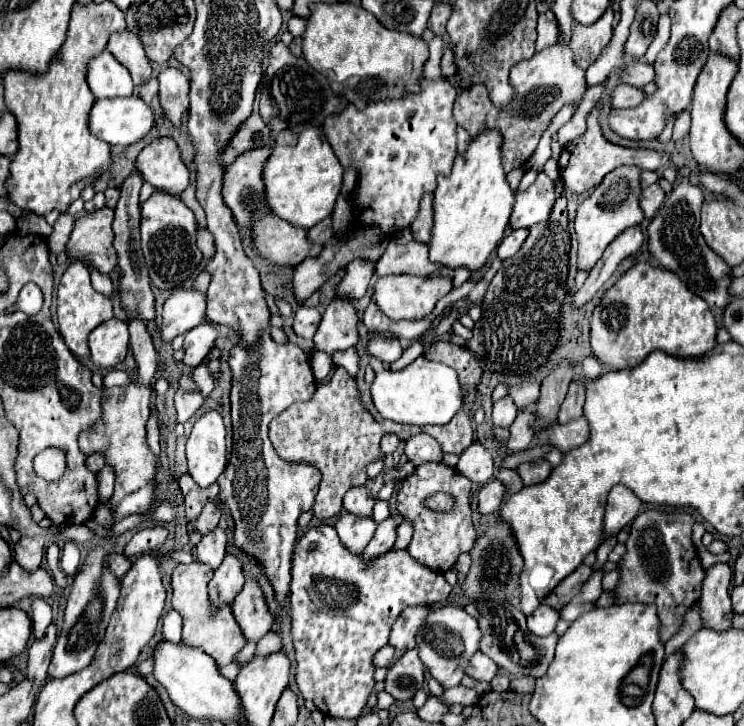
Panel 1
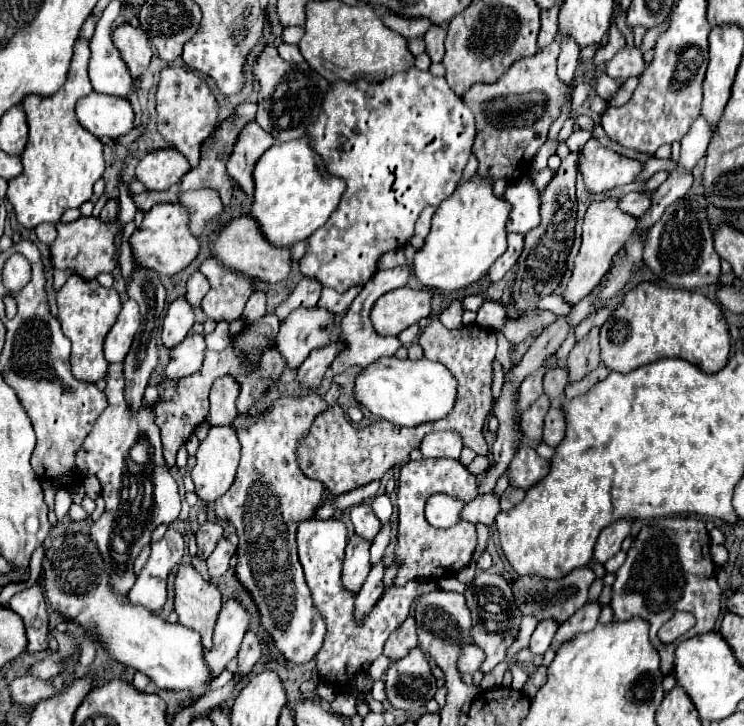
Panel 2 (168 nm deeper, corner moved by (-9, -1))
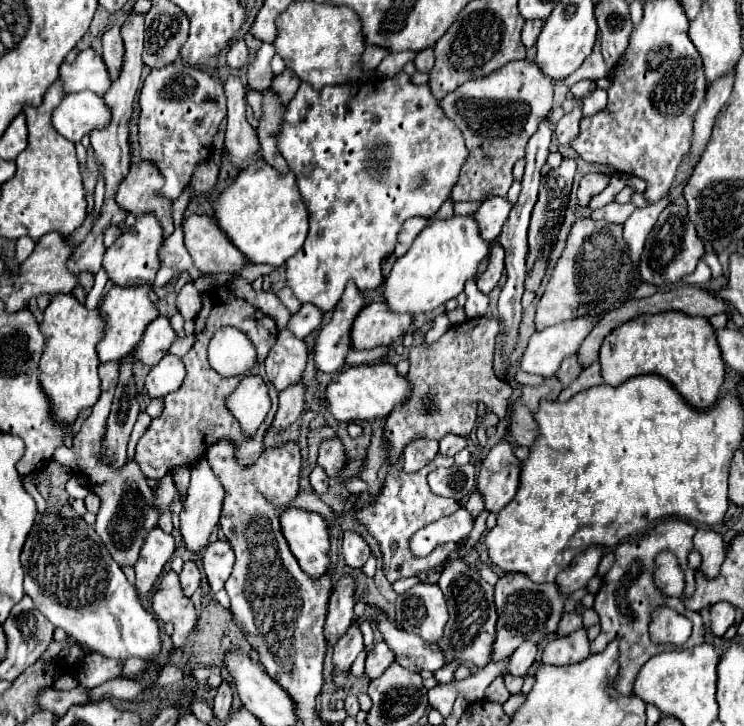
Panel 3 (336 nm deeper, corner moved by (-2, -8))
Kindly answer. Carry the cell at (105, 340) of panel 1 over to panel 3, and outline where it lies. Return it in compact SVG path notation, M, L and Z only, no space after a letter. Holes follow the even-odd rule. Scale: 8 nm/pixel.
M112 286L110 292L104 296L98 310L104 316L104 336L96 346L100 362L120 360L120 358L128 356L134 350L134 346L140 342L146 326L158 316L158 308L148 298L148 288L146 286L138 286L138 288Z

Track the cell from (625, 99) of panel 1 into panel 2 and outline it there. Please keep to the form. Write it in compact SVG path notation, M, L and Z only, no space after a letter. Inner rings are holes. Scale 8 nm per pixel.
M599 75L599 77L597 77L597 87L595 87L595 89L597 89L597 95L599 95L603 101L609 103L623 87L619 87L609 75Z

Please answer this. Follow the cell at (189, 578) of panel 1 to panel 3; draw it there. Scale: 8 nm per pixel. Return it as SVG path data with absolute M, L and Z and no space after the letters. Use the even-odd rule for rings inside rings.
M174 570L166 572L152 596L152 608L158 620L172 622L174 634L172 642L176 648L182 648L196 624L196 612L190 598L182 594L178 574Z

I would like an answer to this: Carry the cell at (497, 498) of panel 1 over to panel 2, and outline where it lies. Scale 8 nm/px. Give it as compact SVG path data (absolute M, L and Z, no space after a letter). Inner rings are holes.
M495 491L491 493L485 493L485 495L479 495L475 497L473 501L469 501L463 509L463 521L469 521L469 523L483 523L483 525L493 525L497 513L501 511L499 507L499 495Z

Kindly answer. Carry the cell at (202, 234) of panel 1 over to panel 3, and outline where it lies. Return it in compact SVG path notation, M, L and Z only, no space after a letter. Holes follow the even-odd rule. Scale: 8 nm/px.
M144 160L132 162L128 174L122 178L116 190L116 202L128 214L142 216L142 214L156 214L162 226L164 238L174 232L172 222L172 200L166 200L158 194L162 188L164 178L160 170Z

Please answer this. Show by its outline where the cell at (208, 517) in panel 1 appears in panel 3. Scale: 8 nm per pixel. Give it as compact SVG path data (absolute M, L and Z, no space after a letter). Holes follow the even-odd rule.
M186 562L182 572L180 572L180 584L182 584L182 592L184 596L192 596L196 592L196 588L200 586L200 572L198 566L194 562Z

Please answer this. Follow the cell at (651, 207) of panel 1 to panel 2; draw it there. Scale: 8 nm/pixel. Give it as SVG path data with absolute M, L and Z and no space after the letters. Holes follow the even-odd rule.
M631 191L627 195L623 195L619 199L619 207L625 211L625 213L631 213L635 217L641 217L641 213L647 213L649 211L649 205L651 205L651 195L647 193L641 193L641 191Z

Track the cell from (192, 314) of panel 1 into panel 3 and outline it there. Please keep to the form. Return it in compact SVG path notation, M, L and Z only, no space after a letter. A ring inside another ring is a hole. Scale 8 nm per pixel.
M158 316L148 324L142 340L138 342L138 348L134 348L132 354L144 366L154 366L158 364L158 360L162 360L174 340L176 332L170 326L170 320L166 316Z

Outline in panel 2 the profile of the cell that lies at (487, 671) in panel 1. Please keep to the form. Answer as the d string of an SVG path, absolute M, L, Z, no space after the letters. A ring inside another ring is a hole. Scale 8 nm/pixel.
M467 645L467 647L461 649L461 657L457 661L457 667L459 667L461 673L471 673L473 675L475 671L481 669L483 661L485 661L485 653L481 653L481 647Z

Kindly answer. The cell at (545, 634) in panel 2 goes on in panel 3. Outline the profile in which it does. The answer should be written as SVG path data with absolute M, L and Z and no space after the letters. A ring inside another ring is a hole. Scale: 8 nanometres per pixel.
M532 642L522 644L508 660L508 674L526 676L534 658L536 658L536 644L532 644Z

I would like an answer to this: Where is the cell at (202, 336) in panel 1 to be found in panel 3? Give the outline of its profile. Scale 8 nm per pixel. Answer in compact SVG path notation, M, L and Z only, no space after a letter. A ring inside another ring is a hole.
M166 354L156 366L150 368L146 376L146 394L150 398L164 398L166 394L178 390L182 386L182 378L186 376L184 364L178 356Z

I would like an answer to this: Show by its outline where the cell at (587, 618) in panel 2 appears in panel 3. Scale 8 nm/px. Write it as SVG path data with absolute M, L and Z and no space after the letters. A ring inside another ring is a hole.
M580 628L578 632L564 636L564 638L554 638L542 654L544 664L576 664L586 660L590 656L590 642L586 638L586 630Z

